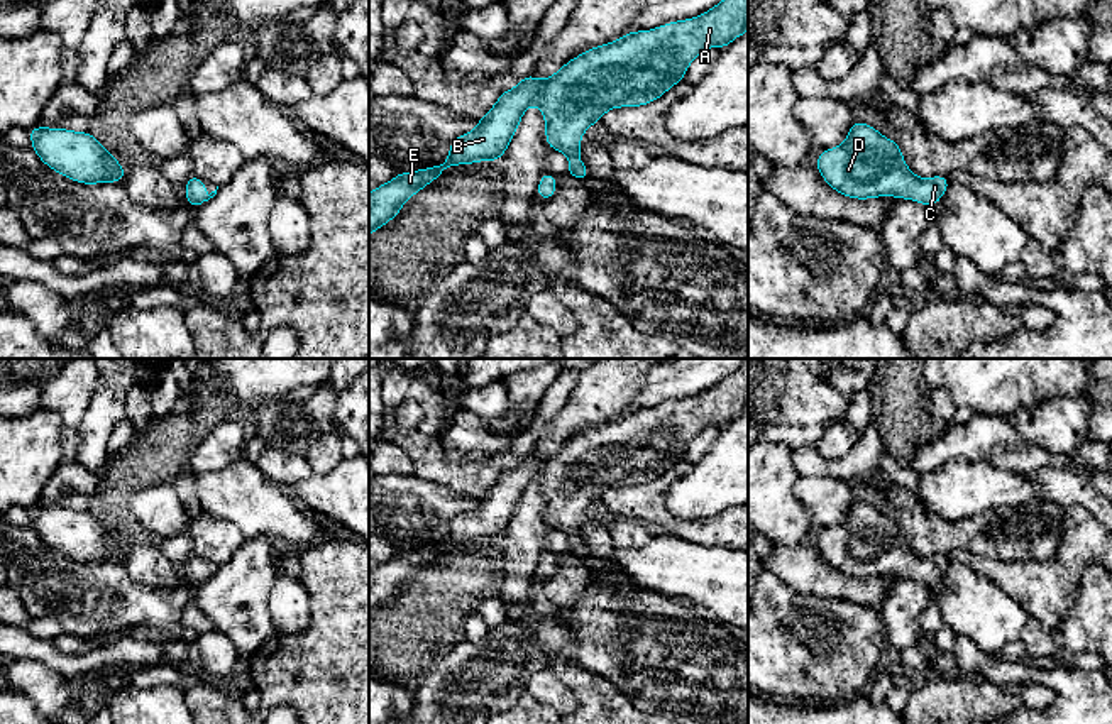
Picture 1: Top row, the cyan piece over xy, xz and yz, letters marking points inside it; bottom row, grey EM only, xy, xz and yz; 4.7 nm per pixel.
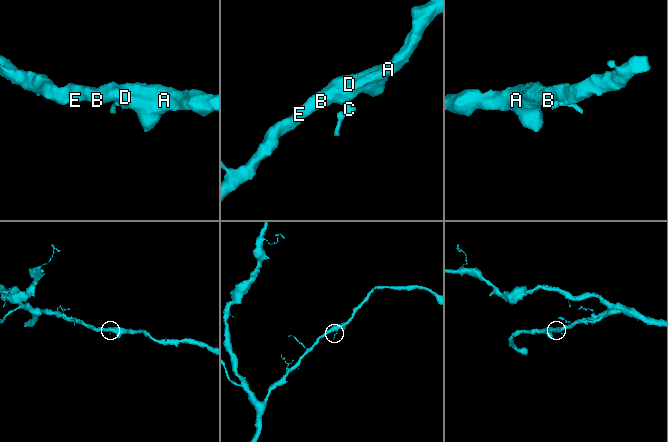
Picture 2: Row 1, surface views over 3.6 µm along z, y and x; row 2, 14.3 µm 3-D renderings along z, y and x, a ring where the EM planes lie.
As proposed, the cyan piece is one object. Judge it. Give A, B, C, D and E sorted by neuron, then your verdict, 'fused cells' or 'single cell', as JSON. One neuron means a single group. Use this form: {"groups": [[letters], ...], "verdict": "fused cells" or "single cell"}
{"groups": [["A", "B", "C", "D", "E"]], "verdict": "single cell"}

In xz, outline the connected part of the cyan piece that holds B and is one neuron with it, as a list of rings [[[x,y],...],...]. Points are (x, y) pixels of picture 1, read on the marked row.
[[[721,0],[711,10],[694,19],[675,20],[652,30],[635,30],[619,39],[591,47],[572,58],[547,80],[537,80],[533,73],[525,76],[515,88],[503,91],[496,105],[477,120],[472,132],[457,135],[450,142],[449,157],[437,166],[398,173],[391,181],[369,193],[369,235],[399,215],[405,201],[421,188],[433,183],[450,166],[499,161],[515,137],[523,113],[537,105],[545,118],[545,140],[552,151],[569,157],[567,174],[586,181],[589,167],[579,161],[581,135],[599,120],[609,108],[643,107],[658,100],[675,83],[684,81],[687,66],[707,47],[723,49],[748,30],[748,0]]]

